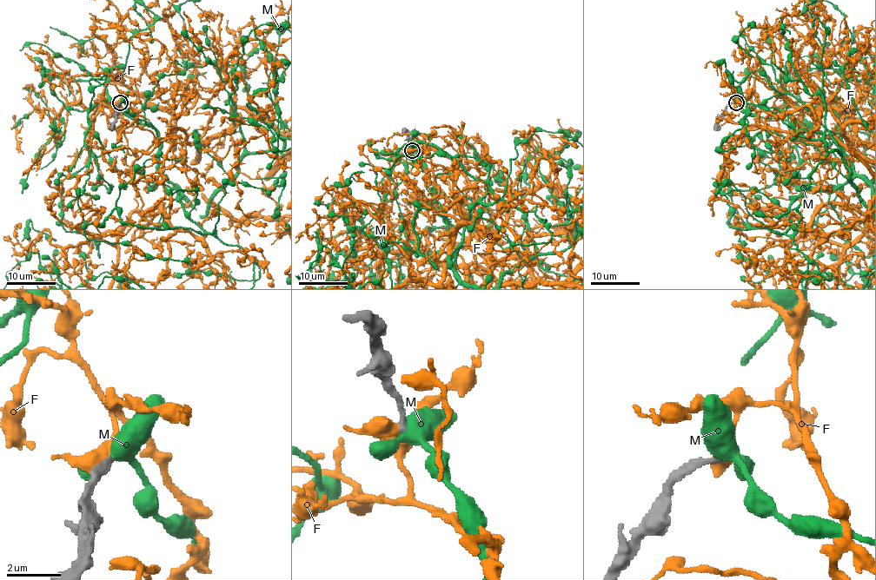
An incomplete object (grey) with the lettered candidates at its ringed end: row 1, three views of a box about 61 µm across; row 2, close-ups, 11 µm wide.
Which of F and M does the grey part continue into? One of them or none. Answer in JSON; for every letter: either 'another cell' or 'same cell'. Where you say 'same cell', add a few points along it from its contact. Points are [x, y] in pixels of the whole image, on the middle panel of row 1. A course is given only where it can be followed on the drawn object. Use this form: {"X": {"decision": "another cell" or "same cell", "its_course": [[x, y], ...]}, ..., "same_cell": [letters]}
{"F": {"decision": "another cell"}, "M": {"decision": "another cell"}, "same_cell": []}

